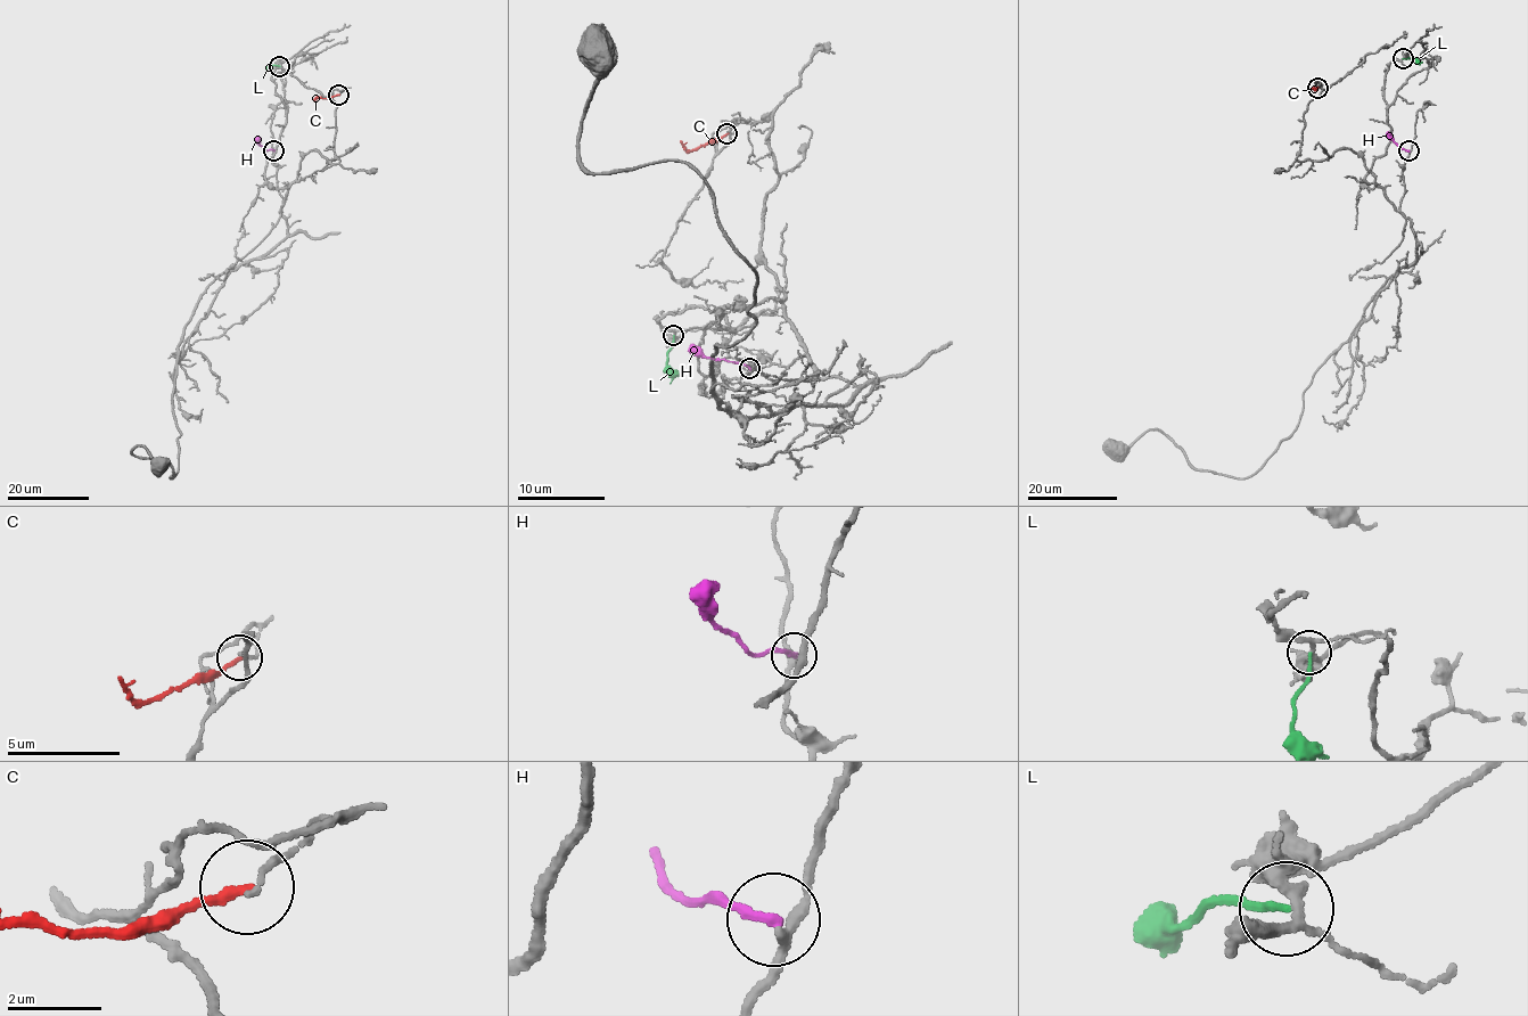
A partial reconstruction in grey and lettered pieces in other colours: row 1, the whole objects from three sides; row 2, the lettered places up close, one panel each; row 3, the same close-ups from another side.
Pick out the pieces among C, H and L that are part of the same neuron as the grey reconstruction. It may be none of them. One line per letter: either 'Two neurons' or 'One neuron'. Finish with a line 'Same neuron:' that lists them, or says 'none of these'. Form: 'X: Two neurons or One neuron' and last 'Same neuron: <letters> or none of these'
C: Two neurons
H: Two neurons
L: Two neurons
Same neuron: none of these

